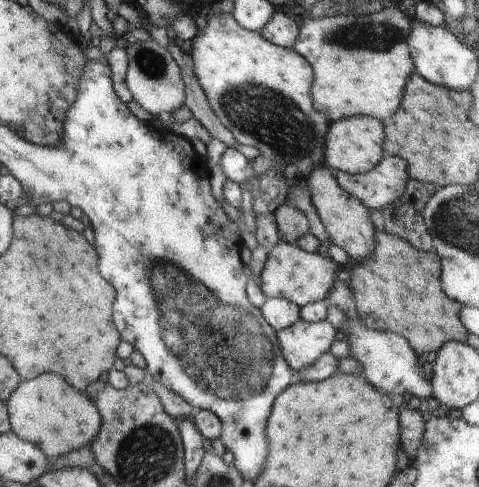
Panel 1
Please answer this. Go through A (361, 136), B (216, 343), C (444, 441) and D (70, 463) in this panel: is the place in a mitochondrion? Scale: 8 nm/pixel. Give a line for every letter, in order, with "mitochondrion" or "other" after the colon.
A: other
B: mitochondrion
C: other
D: other

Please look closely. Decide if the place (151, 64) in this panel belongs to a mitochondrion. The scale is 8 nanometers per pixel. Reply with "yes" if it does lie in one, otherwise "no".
yes

